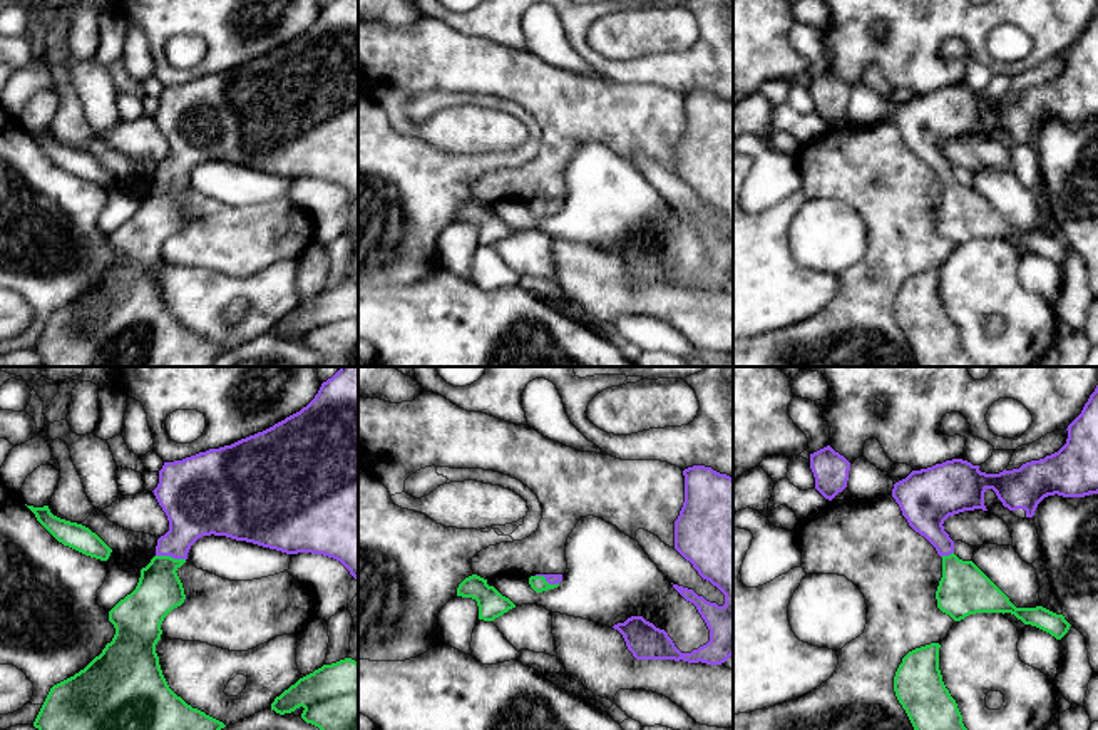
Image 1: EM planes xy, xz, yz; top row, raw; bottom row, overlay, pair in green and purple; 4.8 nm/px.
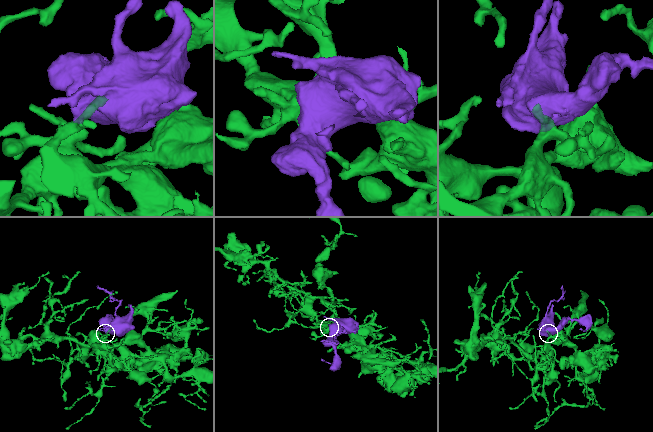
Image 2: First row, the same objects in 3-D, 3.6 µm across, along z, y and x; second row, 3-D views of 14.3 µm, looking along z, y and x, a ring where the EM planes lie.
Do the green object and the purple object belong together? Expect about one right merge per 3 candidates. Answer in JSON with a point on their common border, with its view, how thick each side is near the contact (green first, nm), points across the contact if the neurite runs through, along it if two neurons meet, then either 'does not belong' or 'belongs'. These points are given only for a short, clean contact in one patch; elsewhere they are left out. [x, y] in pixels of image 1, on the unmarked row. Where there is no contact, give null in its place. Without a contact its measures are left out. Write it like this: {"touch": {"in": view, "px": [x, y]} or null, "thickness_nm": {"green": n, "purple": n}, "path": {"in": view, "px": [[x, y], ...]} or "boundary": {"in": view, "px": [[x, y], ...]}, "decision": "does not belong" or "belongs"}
{"touch": {"in": "xy", "px": [169, 181]}, "thickness_nm": {"green": 220, "purple": 260}, "path": {"in": "xy", "px": [[159, 215], [159, 198], [169, 181], [193, 136]]}, "decision": "belongs"}

